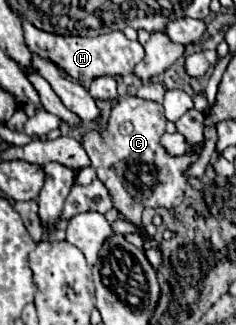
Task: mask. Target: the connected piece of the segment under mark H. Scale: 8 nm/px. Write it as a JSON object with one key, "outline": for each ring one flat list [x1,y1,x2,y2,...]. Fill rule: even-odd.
{"outline":[[22,22,22,24,24,24,26,46,32,52,36,52,36,54,56,62,72,80,78,80,78,82,94,80,98,76,122,76,122,74,130,74,134,70,134,66,144,56,144,48,140,46,140,42,128,40,124,36,124,32,120,32,120,30,114,30,114,32,96,36,96,38,80,38,80,36,58,36,58,34,42,32,42,30,34,28,28,22]]}

